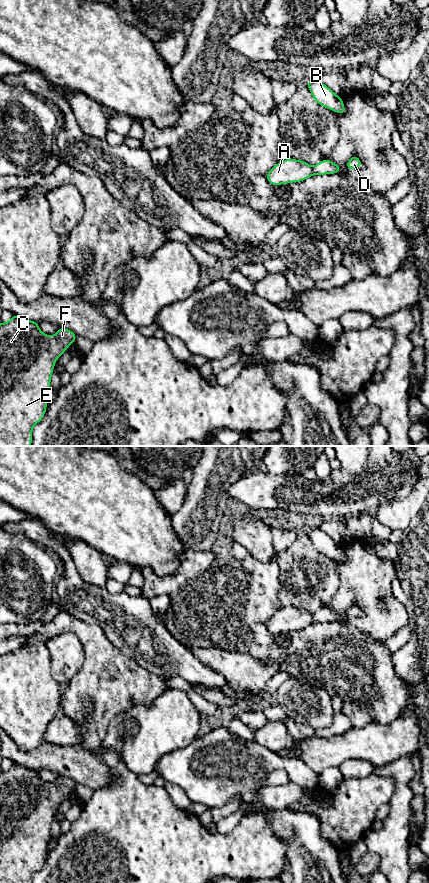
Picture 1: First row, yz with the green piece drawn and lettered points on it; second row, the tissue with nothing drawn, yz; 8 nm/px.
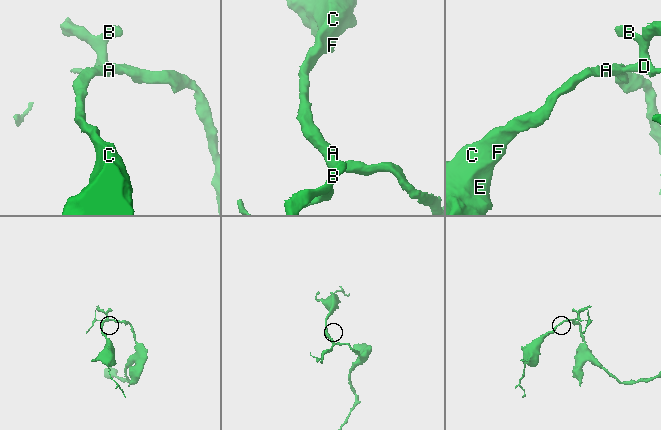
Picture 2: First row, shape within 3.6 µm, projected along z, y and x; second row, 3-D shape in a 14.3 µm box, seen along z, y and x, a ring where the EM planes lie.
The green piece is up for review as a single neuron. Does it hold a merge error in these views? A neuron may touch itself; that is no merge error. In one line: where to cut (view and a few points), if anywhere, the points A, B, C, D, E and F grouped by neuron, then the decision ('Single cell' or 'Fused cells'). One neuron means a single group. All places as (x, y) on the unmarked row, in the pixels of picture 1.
Split along yz (311, 615), (313, 622). Groups: A C E F / B D. Fused cells

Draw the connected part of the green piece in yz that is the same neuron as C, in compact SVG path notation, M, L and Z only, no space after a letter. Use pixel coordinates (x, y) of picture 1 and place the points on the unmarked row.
M16 763L6 771L0 770L0 883L32 883L33 874L42 869L46 860L55 810L76 786L74 780L62 775L53 784L46 783L36 769Z

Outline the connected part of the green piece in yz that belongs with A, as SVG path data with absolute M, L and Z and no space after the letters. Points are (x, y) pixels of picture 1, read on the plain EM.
M285 607L273 614L266 622L271 633L301 630L312 624L312 614L302 608Z

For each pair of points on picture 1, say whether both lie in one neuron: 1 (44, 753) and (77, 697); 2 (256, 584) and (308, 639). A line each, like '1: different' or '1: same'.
1: different
2: same

